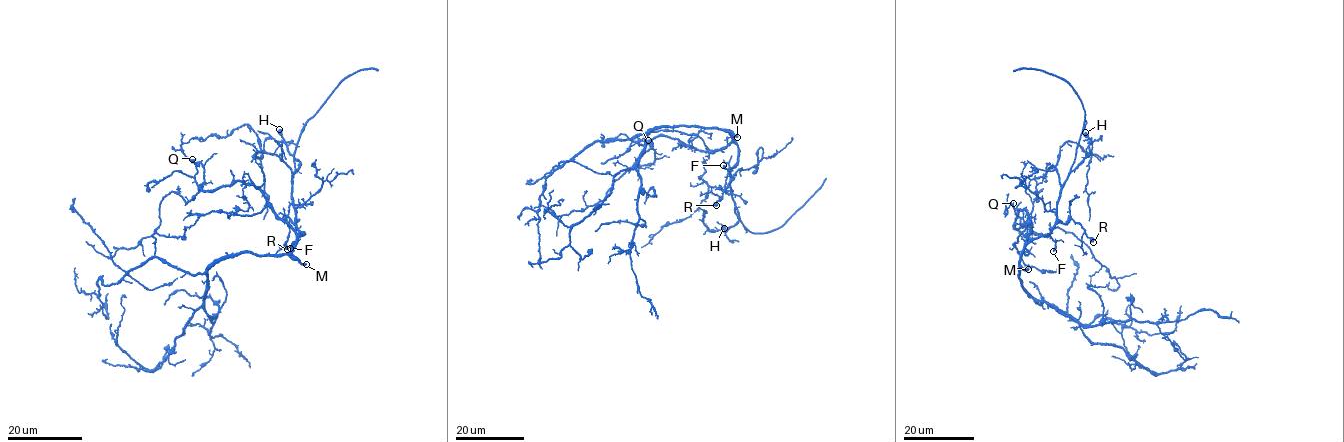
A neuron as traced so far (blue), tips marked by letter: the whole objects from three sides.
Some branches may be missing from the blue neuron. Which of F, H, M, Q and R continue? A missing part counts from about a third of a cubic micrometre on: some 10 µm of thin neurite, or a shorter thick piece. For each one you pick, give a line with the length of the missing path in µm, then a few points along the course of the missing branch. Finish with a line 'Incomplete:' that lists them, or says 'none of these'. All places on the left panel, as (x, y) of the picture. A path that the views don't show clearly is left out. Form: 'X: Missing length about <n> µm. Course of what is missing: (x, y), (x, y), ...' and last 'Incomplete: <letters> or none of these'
F: Missing length about 35 µm. Course of what is missing: (290, 248), (282, 255), (265, 258), (251, 279), (250, 288), (279, 283)
M: Missing length about 40 µm
Incomplete: F, M

